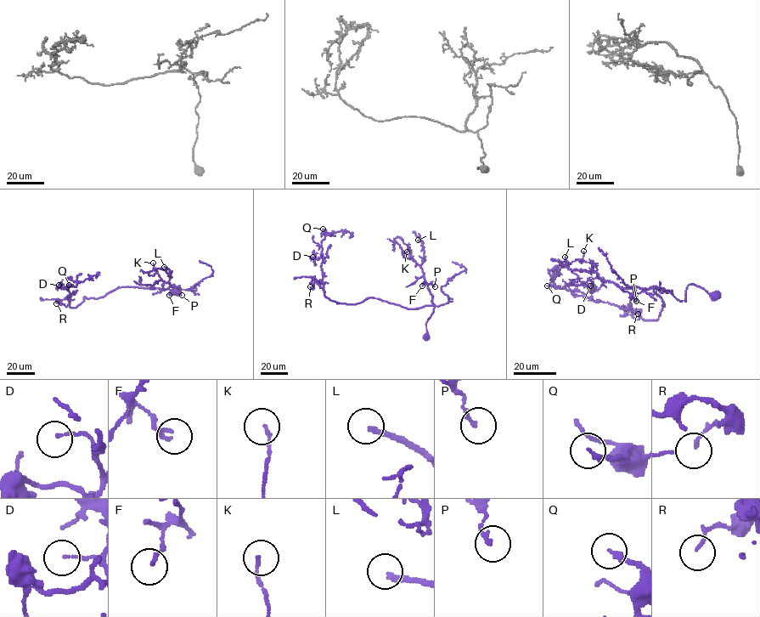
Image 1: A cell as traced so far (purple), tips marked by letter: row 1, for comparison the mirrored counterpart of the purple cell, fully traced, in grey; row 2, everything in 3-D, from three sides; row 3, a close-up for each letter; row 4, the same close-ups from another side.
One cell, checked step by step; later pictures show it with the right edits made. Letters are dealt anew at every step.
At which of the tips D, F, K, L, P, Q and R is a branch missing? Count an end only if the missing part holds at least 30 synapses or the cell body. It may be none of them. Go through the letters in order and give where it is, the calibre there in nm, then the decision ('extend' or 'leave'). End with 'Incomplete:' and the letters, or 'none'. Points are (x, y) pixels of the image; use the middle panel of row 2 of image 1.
D: at (312, 257); 100 nm thick; leave
F: at (422, 285); 140 nm thick; leave
K: at (407, 251); 110 nm thick; leave
L: at (418, 240); 220 nm thick; extend
P: at (435, 286); 150 nm thick; leave
Q: at (323, 229); 190 nm thick; leave
R: at (310, 286); 110 nm thick; leave
Incomplete: L

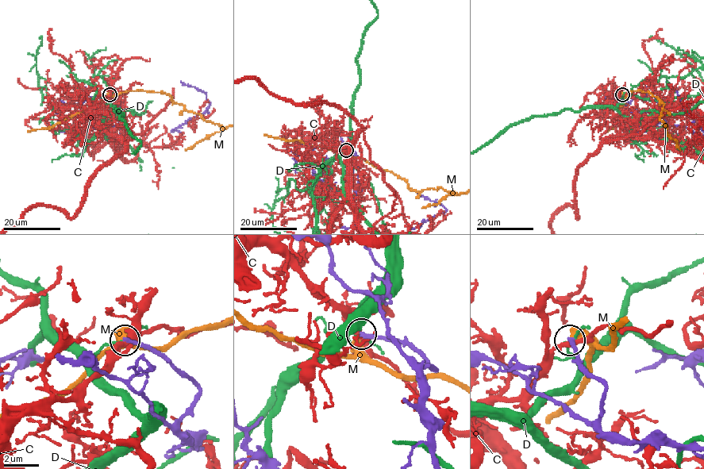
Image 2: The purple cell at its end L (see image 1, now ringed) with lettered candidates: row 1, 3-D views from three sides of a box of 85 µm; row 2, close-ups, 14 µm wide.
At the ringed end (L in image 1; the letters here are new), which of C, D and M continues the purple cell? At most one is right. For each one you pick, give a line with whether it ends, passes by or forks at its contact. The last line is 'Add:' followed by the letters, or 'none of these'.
Add: none of these

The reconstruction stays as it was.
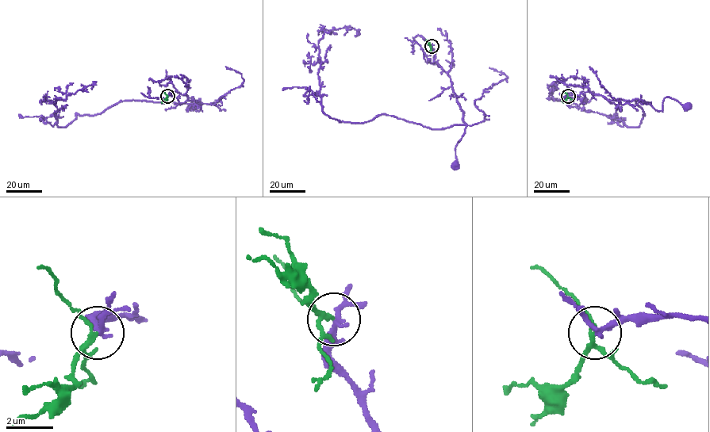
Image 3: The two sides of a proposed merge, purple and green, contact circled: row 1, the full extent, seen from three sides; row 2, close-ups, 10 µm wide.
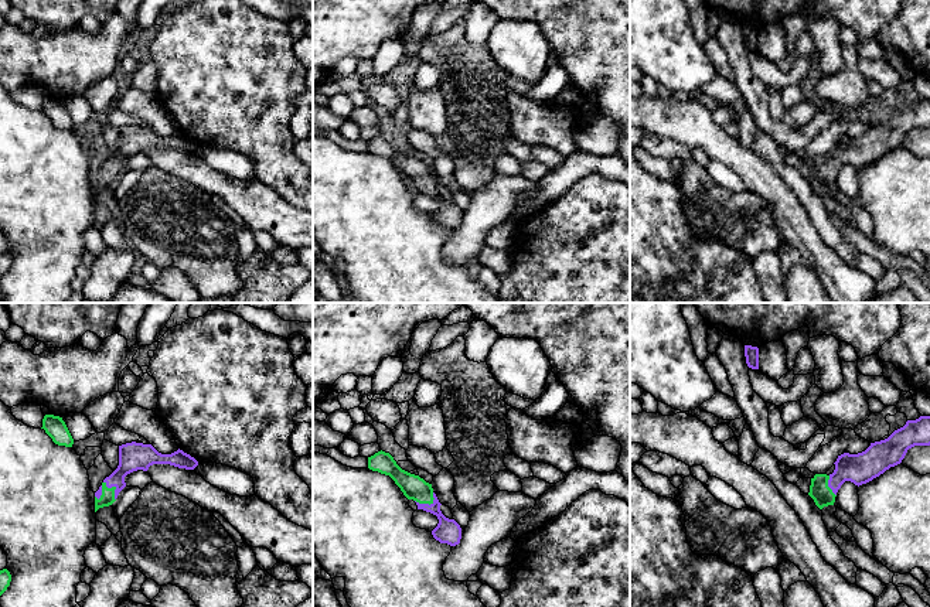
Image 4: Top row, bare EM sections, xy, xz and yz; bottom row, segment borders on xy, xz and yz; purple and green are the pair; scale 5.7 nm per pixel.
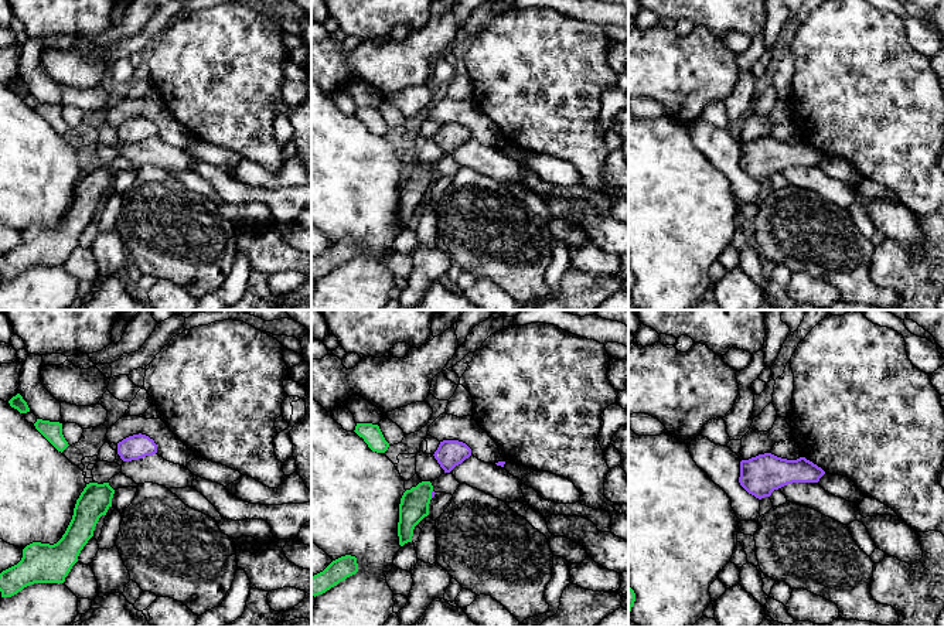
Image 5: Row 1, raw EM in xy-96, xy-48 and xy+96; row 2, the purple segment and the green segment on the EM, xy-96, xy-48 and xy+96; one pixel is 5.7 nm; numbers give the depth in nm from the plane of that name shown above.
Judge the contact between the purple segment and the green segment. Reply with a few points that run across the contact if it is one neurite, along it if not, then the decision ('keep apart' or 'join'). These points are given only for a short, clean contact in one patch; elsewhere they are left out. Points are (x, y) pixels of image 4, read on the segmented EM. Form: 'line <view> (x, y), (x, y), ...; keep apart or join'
line xz (448, 531), (442, 518), (425, 504), (414, 487); join

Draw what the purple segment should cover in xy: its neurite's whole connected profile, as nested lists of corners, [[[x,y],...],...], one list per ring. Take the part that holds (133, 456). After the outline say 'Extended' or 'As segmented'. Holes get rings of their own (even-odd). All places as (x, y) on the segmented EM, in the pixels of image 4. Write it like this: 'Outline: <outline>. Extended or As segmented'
Outline: [[[126,443],[119,446],[119,466],[103,480],[95,492],[95,512],[112,505],[119,492],[126,487],[125,477],[133,471],[147,471],[153,464],[170,464],[178,468],[194,470],[198,461],[183,450],[171,454],[159,453],[151,444]]]. Extended

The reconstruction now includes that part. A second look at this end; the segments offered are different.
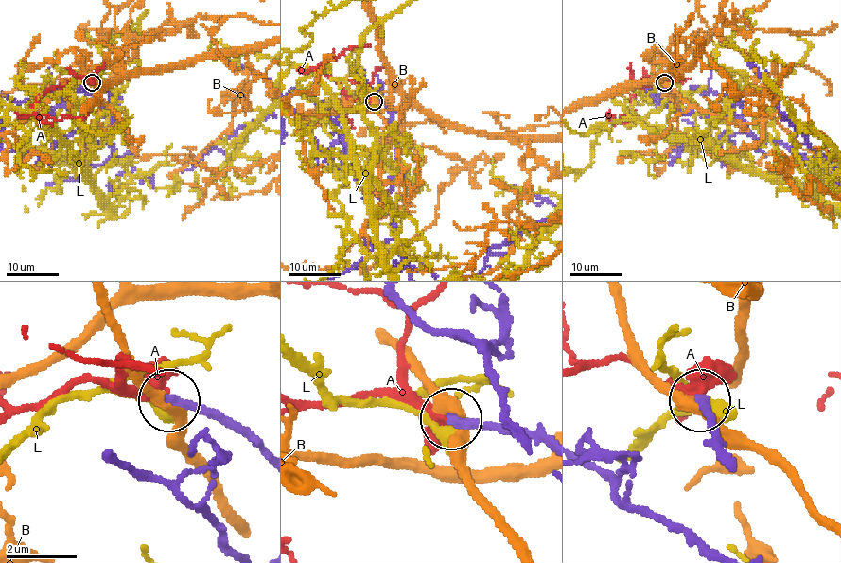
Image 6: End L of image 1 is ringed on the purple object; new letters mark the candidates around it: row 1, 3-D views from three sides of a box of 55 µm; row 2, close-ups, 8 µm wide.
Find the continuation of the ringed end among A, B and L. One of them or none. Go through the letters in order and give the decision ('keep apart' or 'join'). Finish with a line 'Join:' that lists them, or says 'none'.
A: join
B: keep apart
L: keep apart
Join: A

